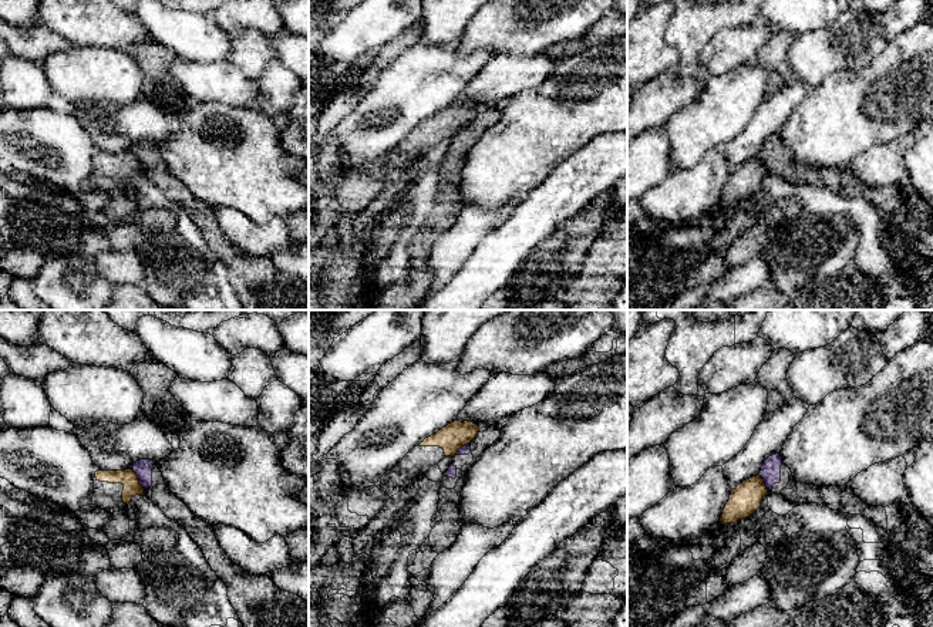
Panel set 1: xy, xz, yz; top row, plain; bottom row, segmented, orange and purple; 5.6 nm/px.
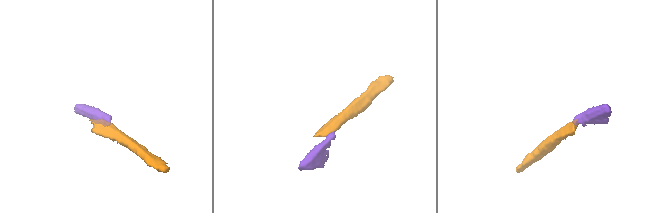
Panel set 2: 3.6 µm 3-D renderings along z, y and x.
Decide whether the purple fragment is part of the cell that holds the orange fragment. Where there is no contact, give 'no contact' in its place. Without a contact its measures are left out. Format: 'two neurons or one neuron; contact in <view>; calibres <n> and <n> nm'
two neurons; contact in xy; calibres 100 and 100 nm

